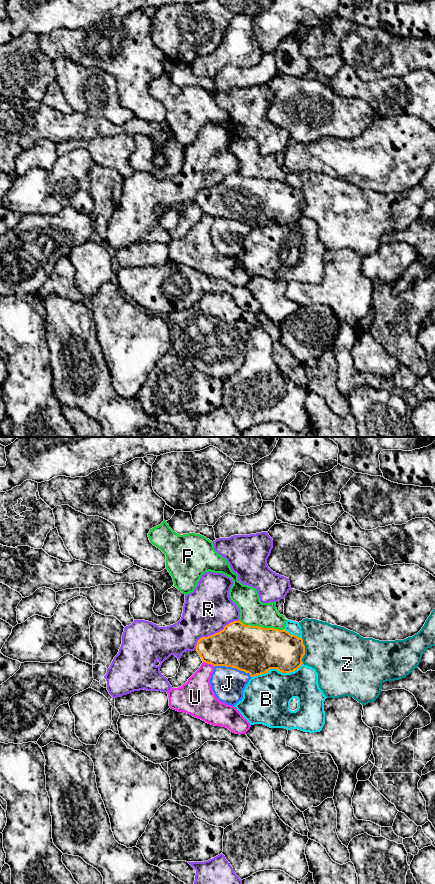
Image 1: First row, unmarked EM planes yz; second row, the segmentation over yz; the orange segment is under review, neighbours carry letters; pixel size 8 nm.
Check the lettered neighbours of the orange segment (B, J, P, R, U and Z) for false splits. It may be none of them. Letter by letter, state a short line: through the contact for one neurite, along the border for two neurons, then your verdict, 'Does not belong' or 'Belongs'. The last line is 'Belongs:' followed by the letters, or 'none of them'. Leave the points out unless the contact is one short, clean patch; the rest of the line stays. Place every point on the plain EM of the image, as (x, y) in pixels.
B: Does not belong
J: Does not belong
P: Does not belong
R: Does not belong
U: Does not belong
Z: Does not belong
Belongs: none of them

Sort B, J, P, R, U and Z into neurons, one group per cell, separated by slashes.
B / J / P / R / U / Z

